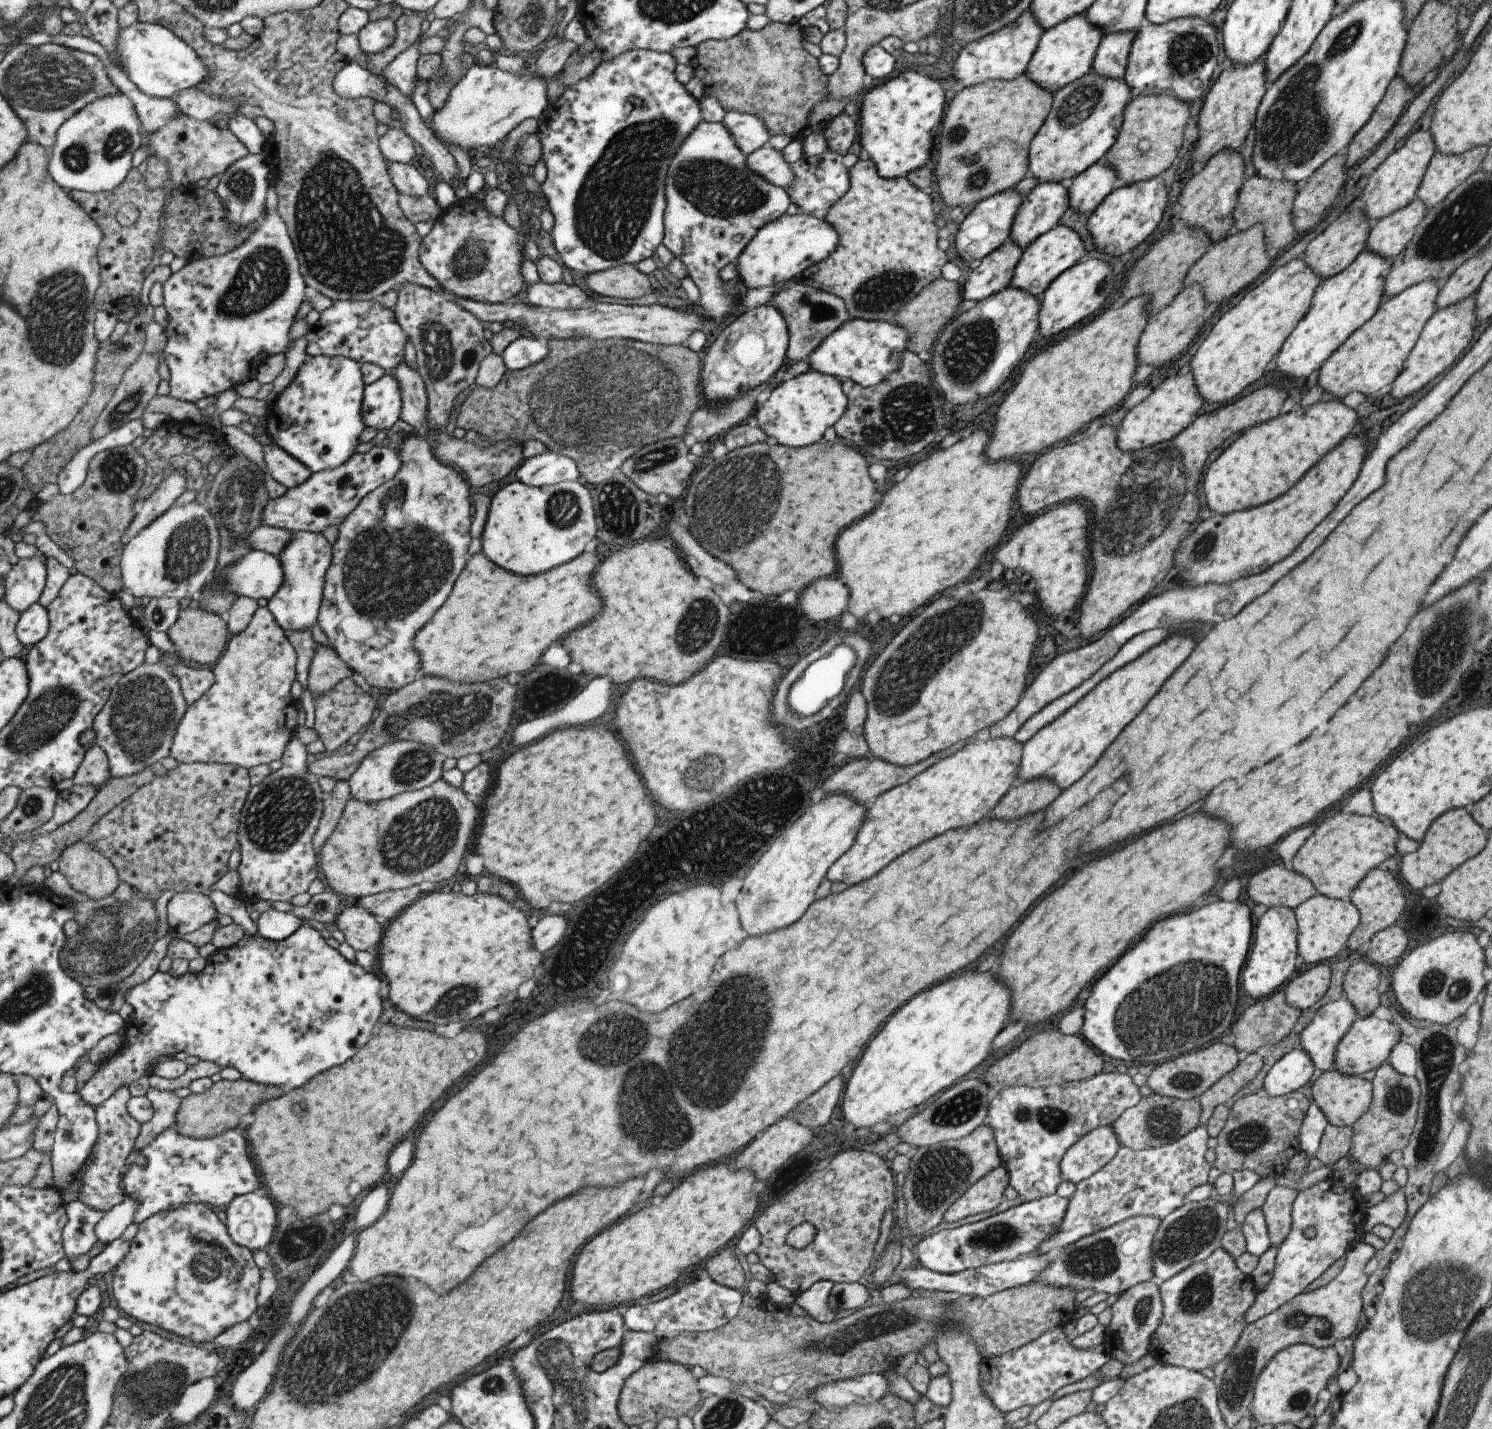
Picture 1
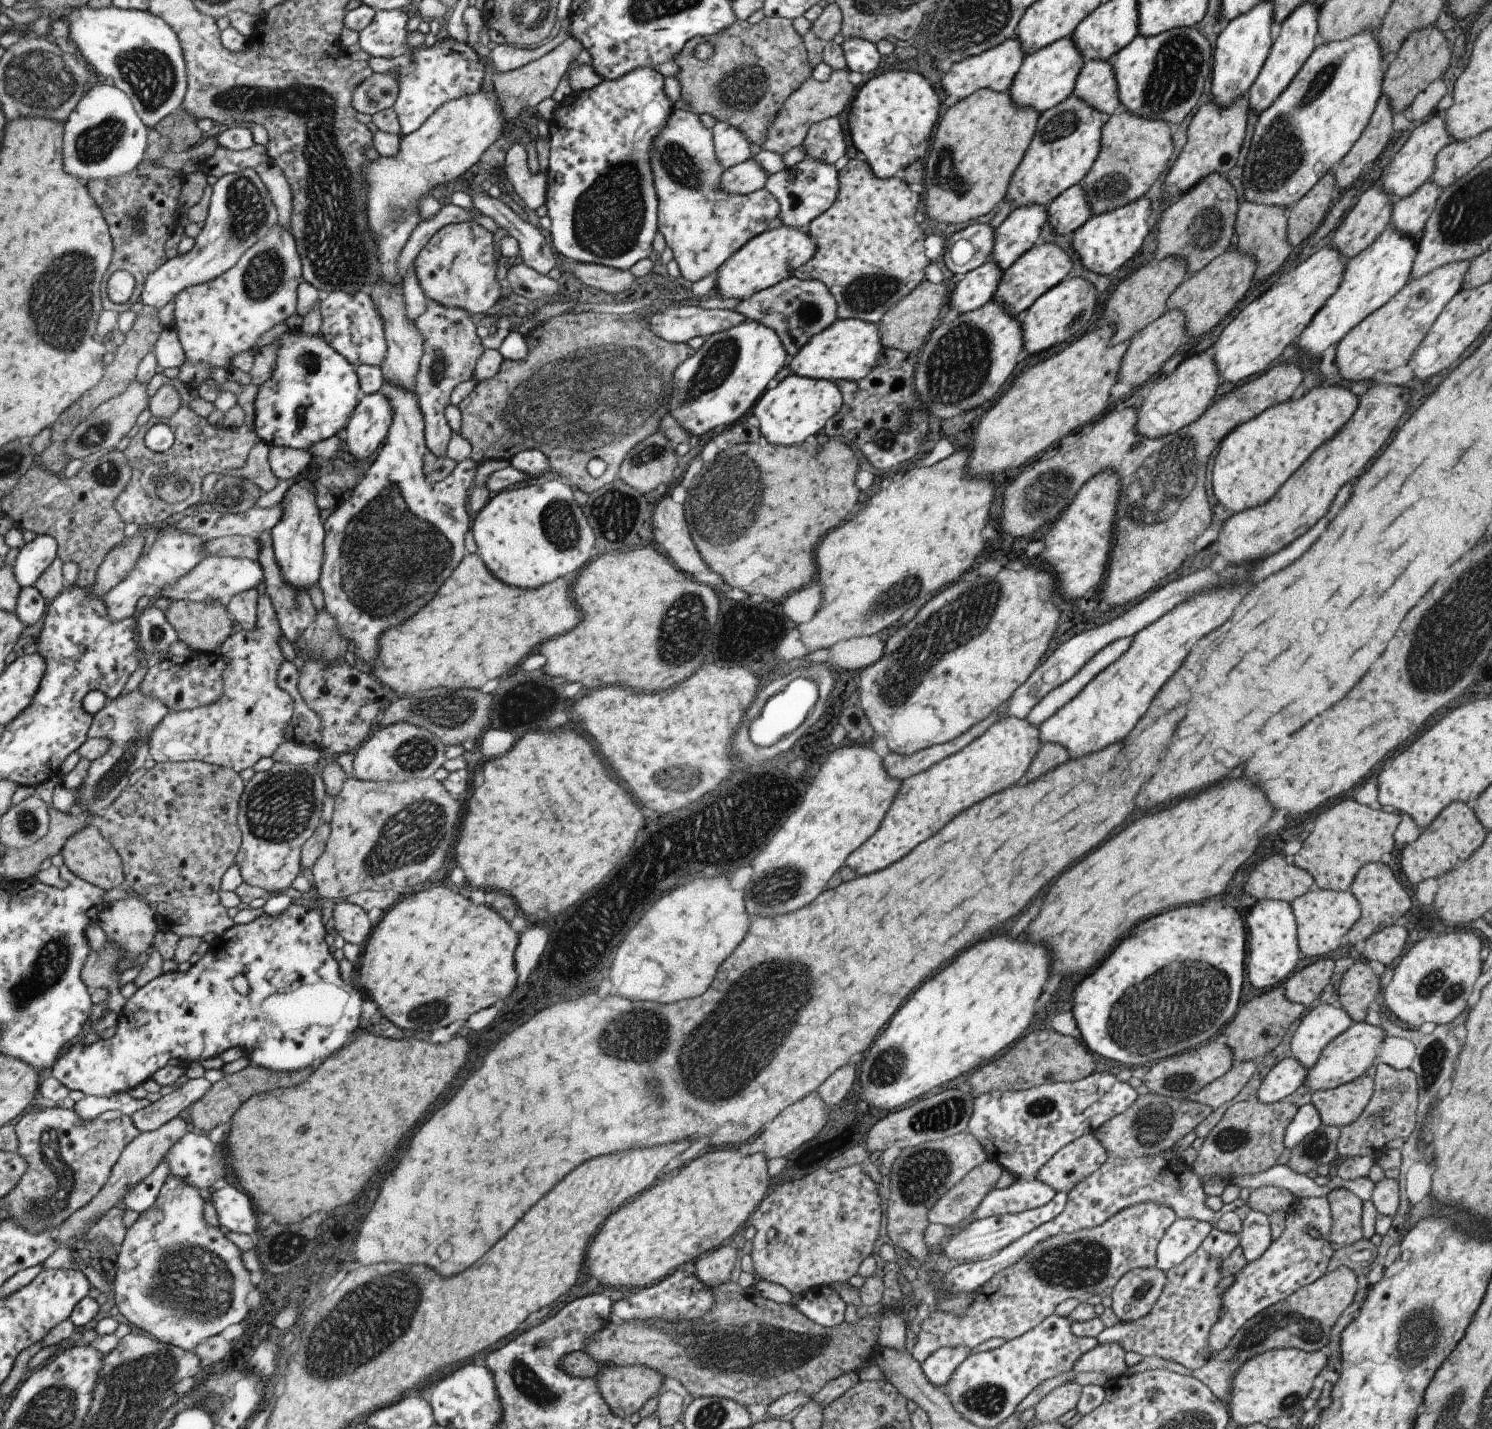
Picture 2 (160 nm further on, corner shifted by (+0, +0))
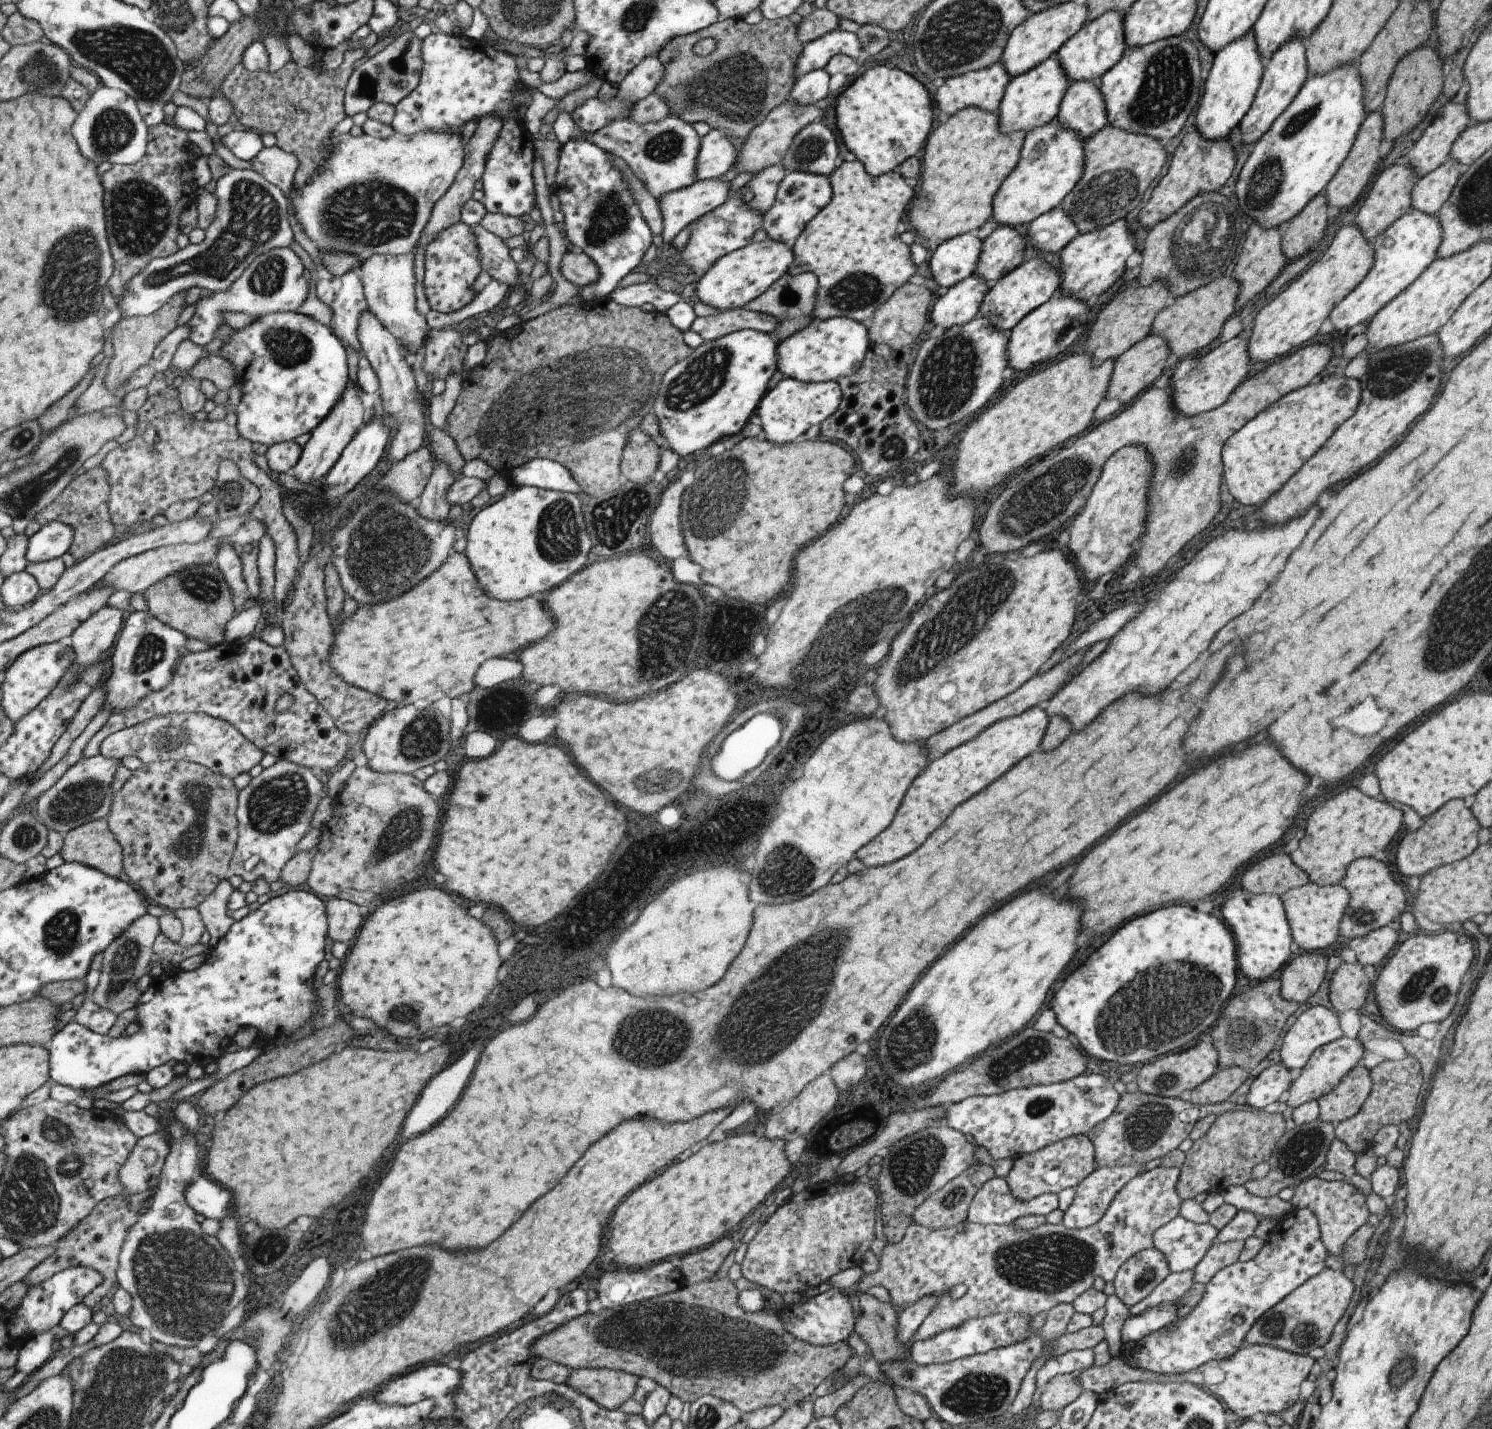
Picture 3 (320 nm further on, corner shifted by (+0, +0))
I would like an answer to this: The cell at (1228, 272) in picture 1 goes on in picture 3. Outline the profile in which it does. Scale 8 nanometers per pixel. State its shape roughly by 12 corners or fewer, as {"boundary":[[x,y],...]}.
{"boundary":[[1230,273],[1155,315],[1176,365],[1217,338],[1237,310]]}

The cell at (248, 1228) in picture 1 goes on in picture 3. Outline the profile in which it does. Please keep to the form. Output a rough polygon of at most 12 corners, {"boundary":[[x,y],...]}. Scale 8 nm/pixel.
{"boundary":[[197,1172],[184,1192],[207,1218],[232,1215],[230,1190]]}

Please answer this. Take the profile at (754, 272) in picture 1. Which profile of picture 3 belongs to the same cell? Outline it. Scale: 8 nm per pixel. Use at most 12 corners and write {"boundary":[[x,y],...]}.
{"boundary":[[766,238],[718,258],[689,288],[719,312],[763,294],[792,263]]}

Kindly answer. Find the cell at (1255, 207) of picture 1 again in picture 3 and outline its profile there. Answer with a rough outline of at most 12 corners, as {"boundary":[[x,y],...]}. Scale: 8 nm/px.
{"boundary":[[1253,222],[1230,274],[1239,310],[1287,262],[1281,229]]}

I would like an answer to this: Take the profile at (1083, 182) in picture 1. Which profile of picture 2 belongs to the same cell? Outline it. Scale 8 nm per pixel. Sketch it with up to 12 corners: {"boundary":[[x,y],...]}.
{"boundary":[[1081,184],[1057,194],[1047,224],[1073,234],[1091,216]]}

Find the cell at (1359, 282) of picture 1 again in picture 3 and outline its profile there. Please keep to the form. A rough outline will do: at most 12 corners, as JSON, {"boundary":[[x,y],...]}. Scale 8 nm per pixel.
{"boundary":[[1402,214],[1372,240],[1369,272],[1328,314],[1368,322],[1436,258],[1436,214]]}

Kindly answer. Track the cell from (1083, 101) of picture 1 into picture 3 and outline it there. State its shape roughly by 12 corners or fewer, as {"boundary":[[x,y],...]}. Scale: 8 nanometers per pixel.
{"boundary":[[1057,119],[1025,134],[991,201],[992,220],[1029,224],[1084,169],[1084,140]]}

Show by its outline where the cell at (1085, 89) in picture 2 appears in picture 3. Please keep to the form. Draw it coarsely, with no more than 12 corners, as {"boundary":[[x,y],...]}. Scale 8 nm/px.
{"boundary":[[1071,81],[1055,119],[1085,140],[1108,124],[1098,81]]}

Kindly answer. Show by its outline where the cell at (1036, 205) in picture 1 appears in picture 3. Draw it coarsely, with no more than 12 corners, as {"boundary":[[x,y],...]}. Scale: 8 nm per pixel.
{"boundary":[[997,225],[973,275],[991,285],[1023,262],[1023,236]]}

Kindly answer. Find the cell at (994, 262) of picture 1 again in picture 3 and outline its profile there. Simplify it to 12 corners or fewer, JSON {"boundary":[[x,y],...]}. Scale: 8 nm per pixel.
{"boundary":[[965,277],[932,302],[929,320],[945,329],[978,314],[990,286]]}

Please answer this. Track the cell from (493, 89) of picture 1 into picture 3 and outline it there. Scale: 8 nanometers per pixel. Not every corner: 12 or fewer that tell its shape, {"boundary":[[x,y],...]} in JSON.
{"boundary":[[460,132],[341,133],[295,218],[321,251],[409,253]]}

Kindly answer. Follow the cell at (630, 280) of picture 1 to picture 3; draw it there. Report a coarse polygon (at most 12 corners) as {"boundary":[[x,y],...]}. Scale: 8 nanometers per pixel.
{"boundary":[[565,251],[561,276],[581,289],[599,278],[592,260]]}

